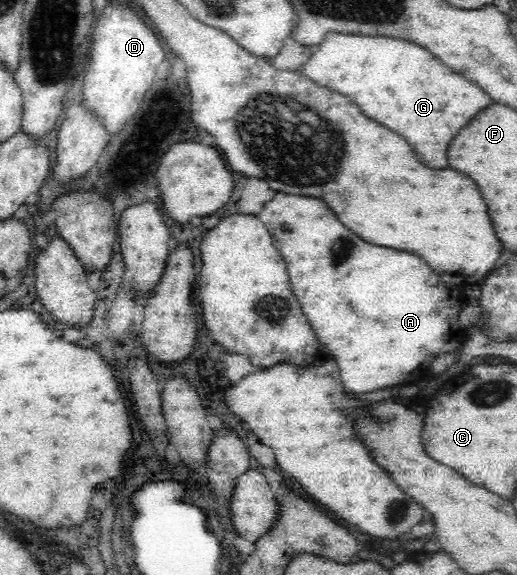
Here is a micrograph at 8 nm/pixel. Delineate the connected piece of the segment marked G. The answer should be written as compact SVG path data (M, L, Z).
M326 34L317 50L301 66L293 68L297 74L305 76L310 82L335 90L343 96L349 96L365 116L387 126L405 138L415 150L417 158L429 168L447 168L447 150L455 134L485 106L491 104L491 98L473 82L461 78L451 68L441 64L441 60L429 50L385 36L345 36L345 34Z

